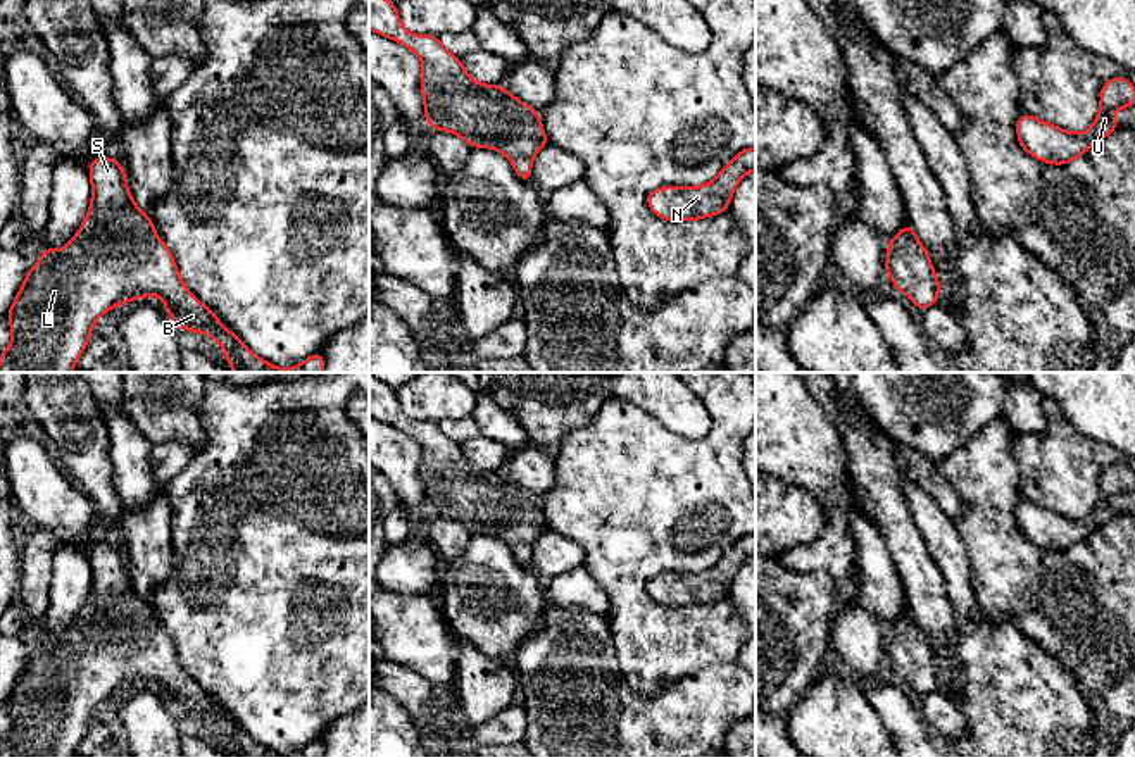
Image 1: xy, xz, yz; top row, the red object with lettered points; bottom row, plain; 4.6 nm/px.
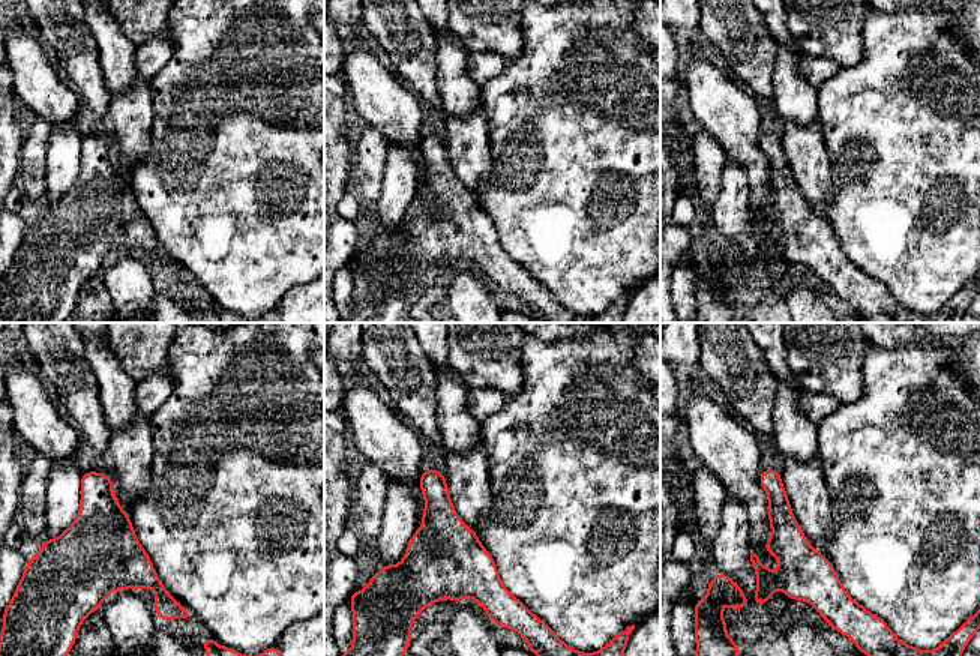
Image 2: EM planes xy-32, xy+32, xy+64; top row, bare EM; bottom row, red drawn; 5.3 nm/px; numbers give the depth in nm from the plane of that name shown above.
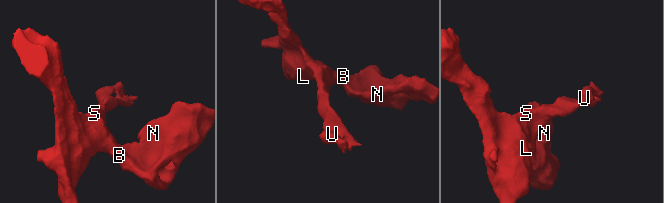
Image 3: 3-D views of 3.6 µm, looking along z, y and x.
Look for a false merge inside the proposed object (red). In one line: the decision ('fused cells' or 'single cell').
single cell

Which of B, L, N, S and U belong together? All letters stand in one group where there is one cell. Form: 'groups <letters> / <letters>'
groups B L N S U

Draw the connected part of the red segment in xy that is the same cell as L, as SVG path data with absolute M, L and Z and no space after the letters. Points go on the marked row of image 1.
M95 157L90 159L90 181L91 181L91 202L90 202L90 209L88 214L81 224L81 228L78 229L78 233L71 238L69 243L66 243L60 250L53 250L50 247L45 247L41 259L26 272L24 283L21 285L9 312L9 324L10 324L10 331L12 331L12 338L9 343L9 348L0 353L0 372L72 372L72 369L78 364L78 359L81 357L83 350L86 348L88 341L90 341L90 335L93 331L93 326L97 322L98 317L102 317L105 312L109 312L114 307L121 307L126 302L136 300L136 298L145 298L145 297L159 297L166 302L166 305L162 307L176 322L176 326L179 329L186 329L186 331L197 331L202 333L204 336L210 335L216 343L224 350L226 353L226 362L229 364L229 367L235 372L324 372L324 359L323 359L323 350L312 353L309 359L302 360L300 364L297 364L292 369L283 369L283 367L276 367L271 362L257 357L255 353L250 352L250 348L236 336L233 335L219 319L217 316L207 307L204 305L183 283L174 257L171 253L171 250L166 247L166 243L157 236L155 233L155 226L150 219L148 214L145 214L135 202L133 197L129 193L128 188L128 179L126 179L126 172L124 167L121 164L121 160L114 160L109 157Z

